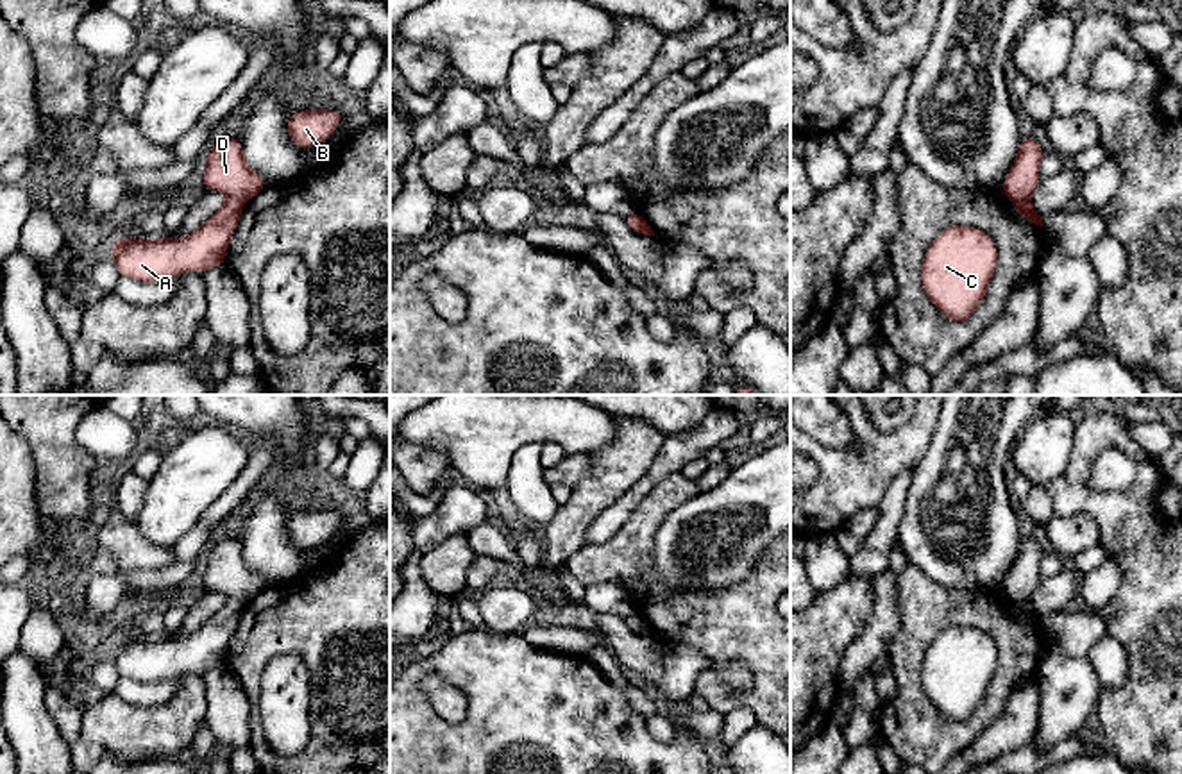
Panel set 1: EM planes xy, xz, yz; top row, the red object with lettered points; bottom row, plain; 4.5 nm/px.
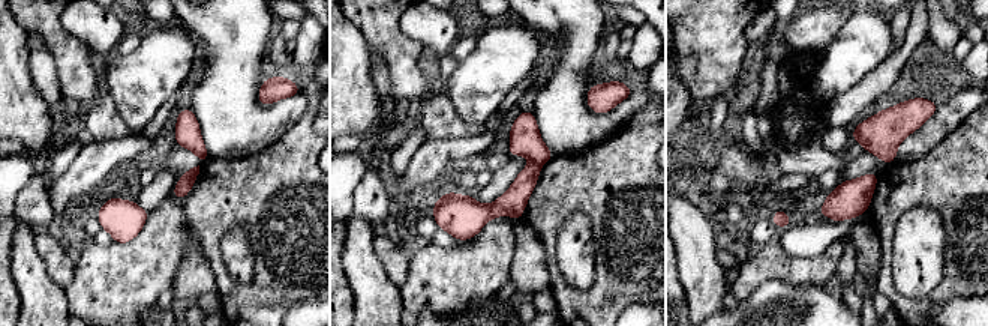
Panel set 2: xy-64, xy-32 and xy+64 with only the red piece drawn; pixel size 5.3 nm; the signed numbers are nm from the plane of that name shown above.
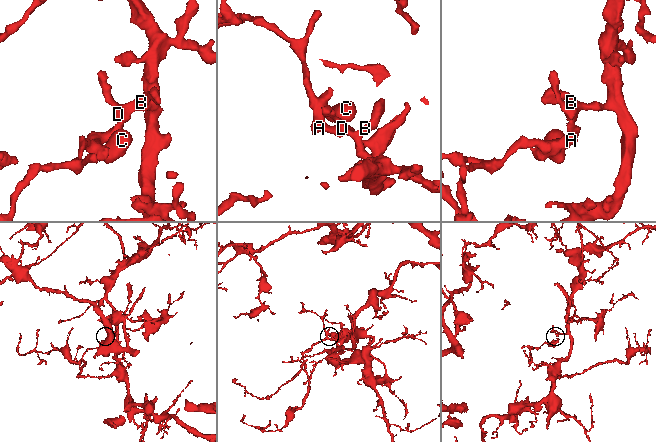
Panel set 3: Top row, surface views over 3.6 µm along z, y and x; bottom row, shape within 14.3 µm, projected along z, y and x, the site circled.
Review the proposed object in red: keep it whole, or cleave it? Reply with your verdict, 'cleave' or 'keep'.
cleave

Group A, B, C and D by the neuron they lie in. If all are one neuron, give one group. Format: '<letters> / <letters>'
A C / B D

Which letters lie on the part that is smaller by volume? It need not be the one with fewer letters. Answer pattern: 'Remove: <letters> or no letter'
Remove: A, C

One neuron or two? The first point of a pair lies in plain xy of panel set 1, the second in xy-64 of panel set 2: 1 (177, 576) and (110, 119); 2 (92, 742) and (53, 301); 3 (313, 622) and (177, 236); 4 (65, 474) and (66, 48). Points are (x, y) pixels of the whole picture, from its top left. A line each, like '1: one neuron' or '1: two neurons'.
1: two neurons
2: two neurons
3: one neuron
4: one neuron

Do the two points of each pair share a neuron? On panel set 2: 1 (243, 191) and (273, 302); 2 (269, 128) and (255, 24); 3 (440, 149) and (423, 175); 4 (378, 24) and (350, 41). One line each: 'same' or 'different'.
1: same
2: same
3: same
4: different

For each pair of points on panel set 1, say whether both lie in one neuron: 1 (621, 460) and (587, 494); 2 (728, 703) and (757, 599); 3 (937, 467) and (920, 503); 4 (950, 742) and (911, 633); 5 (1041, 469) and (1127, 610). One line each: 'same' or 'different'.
1: same
2: same
3: same
4: same
5: different

